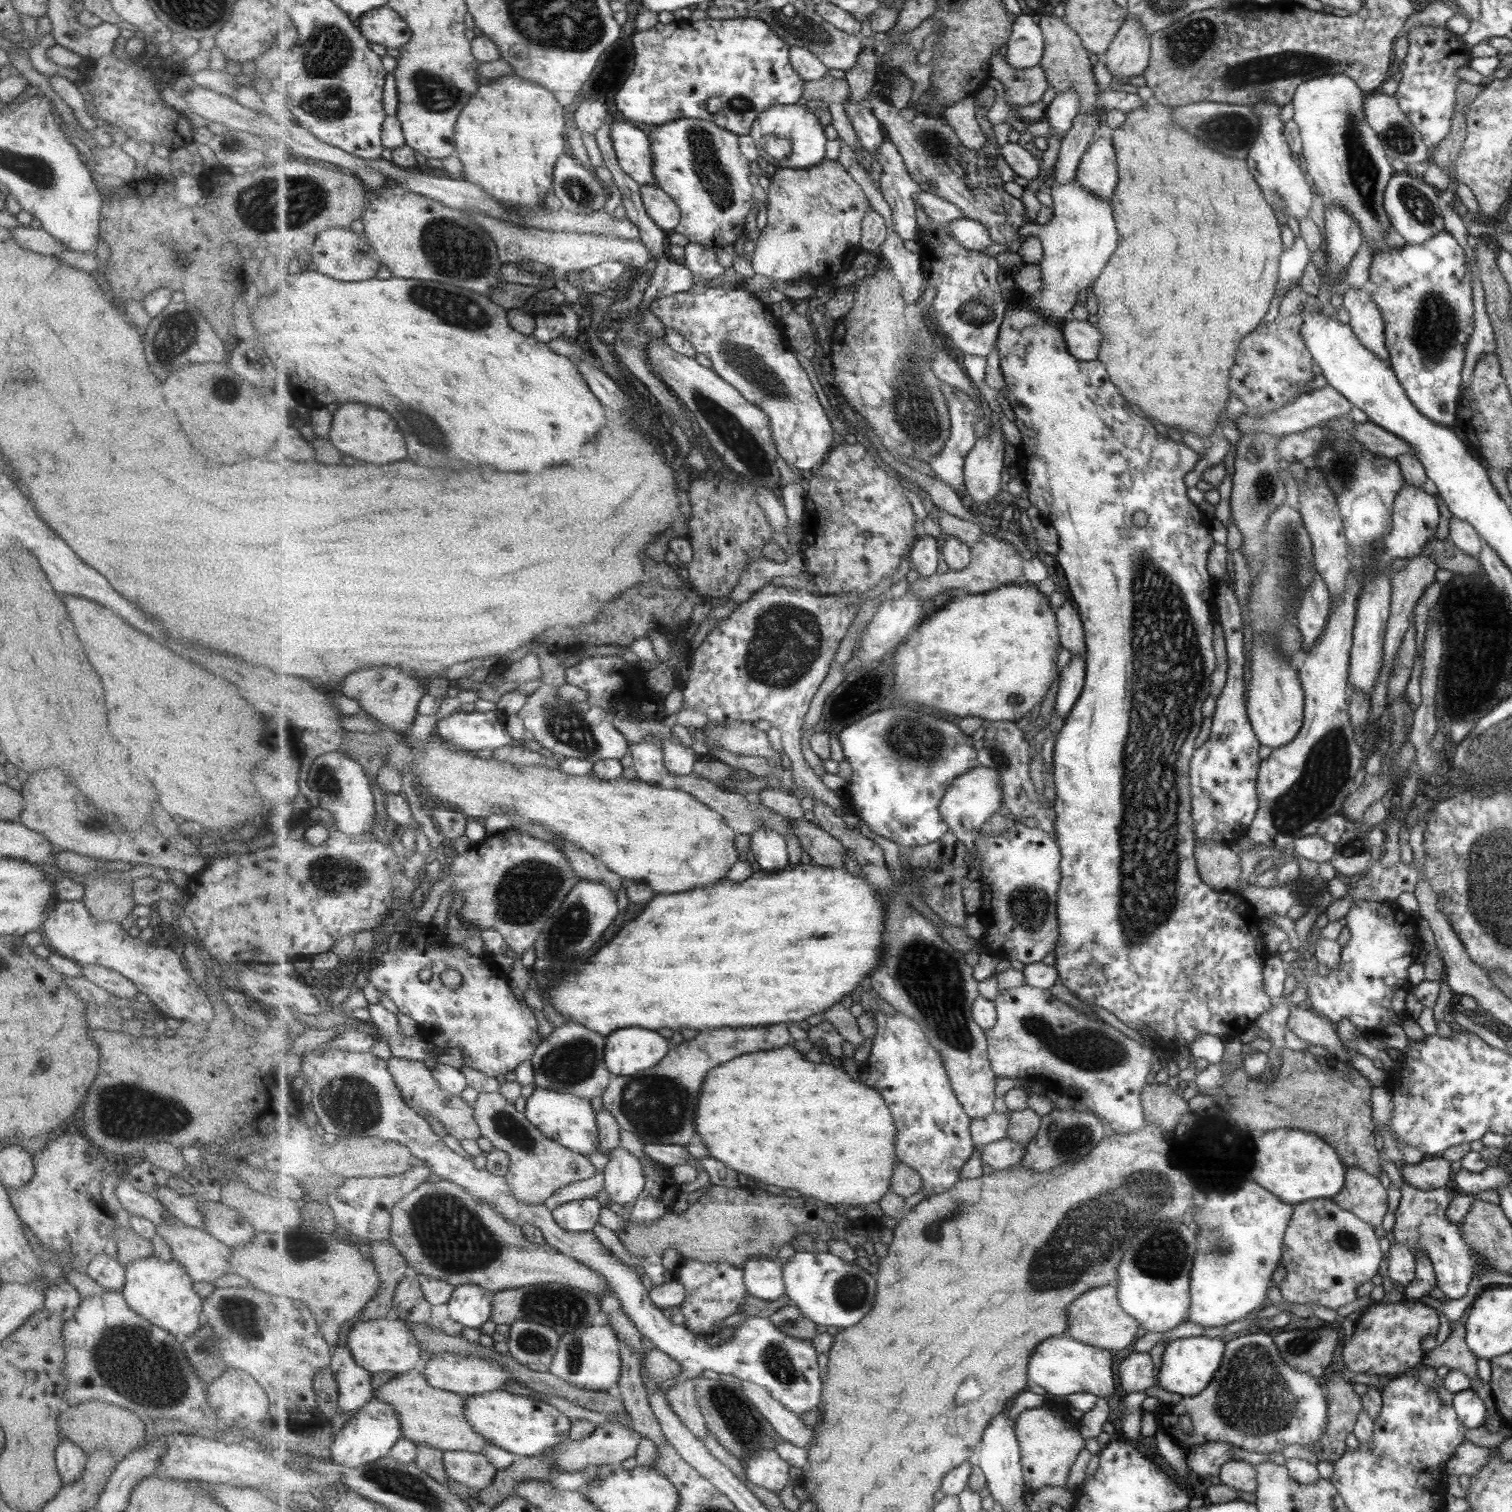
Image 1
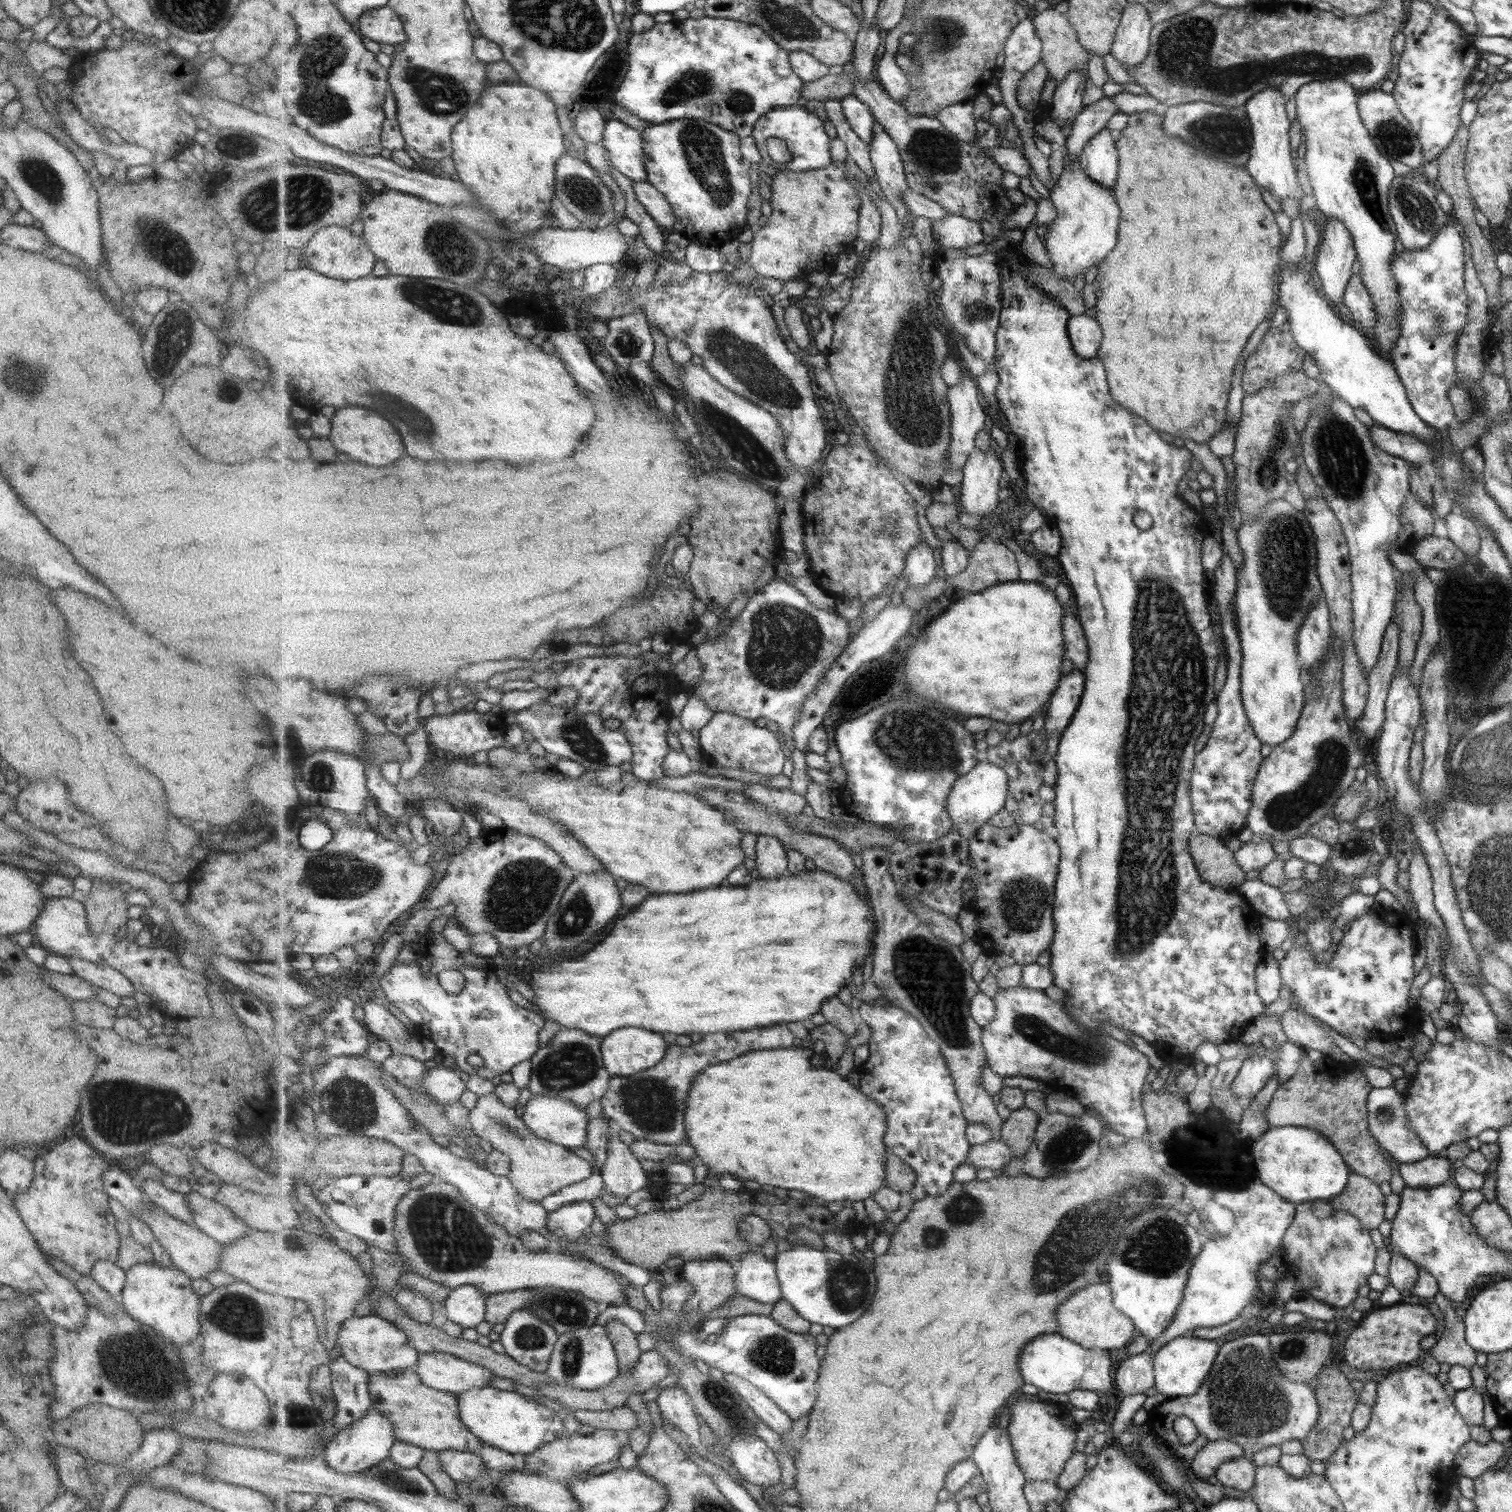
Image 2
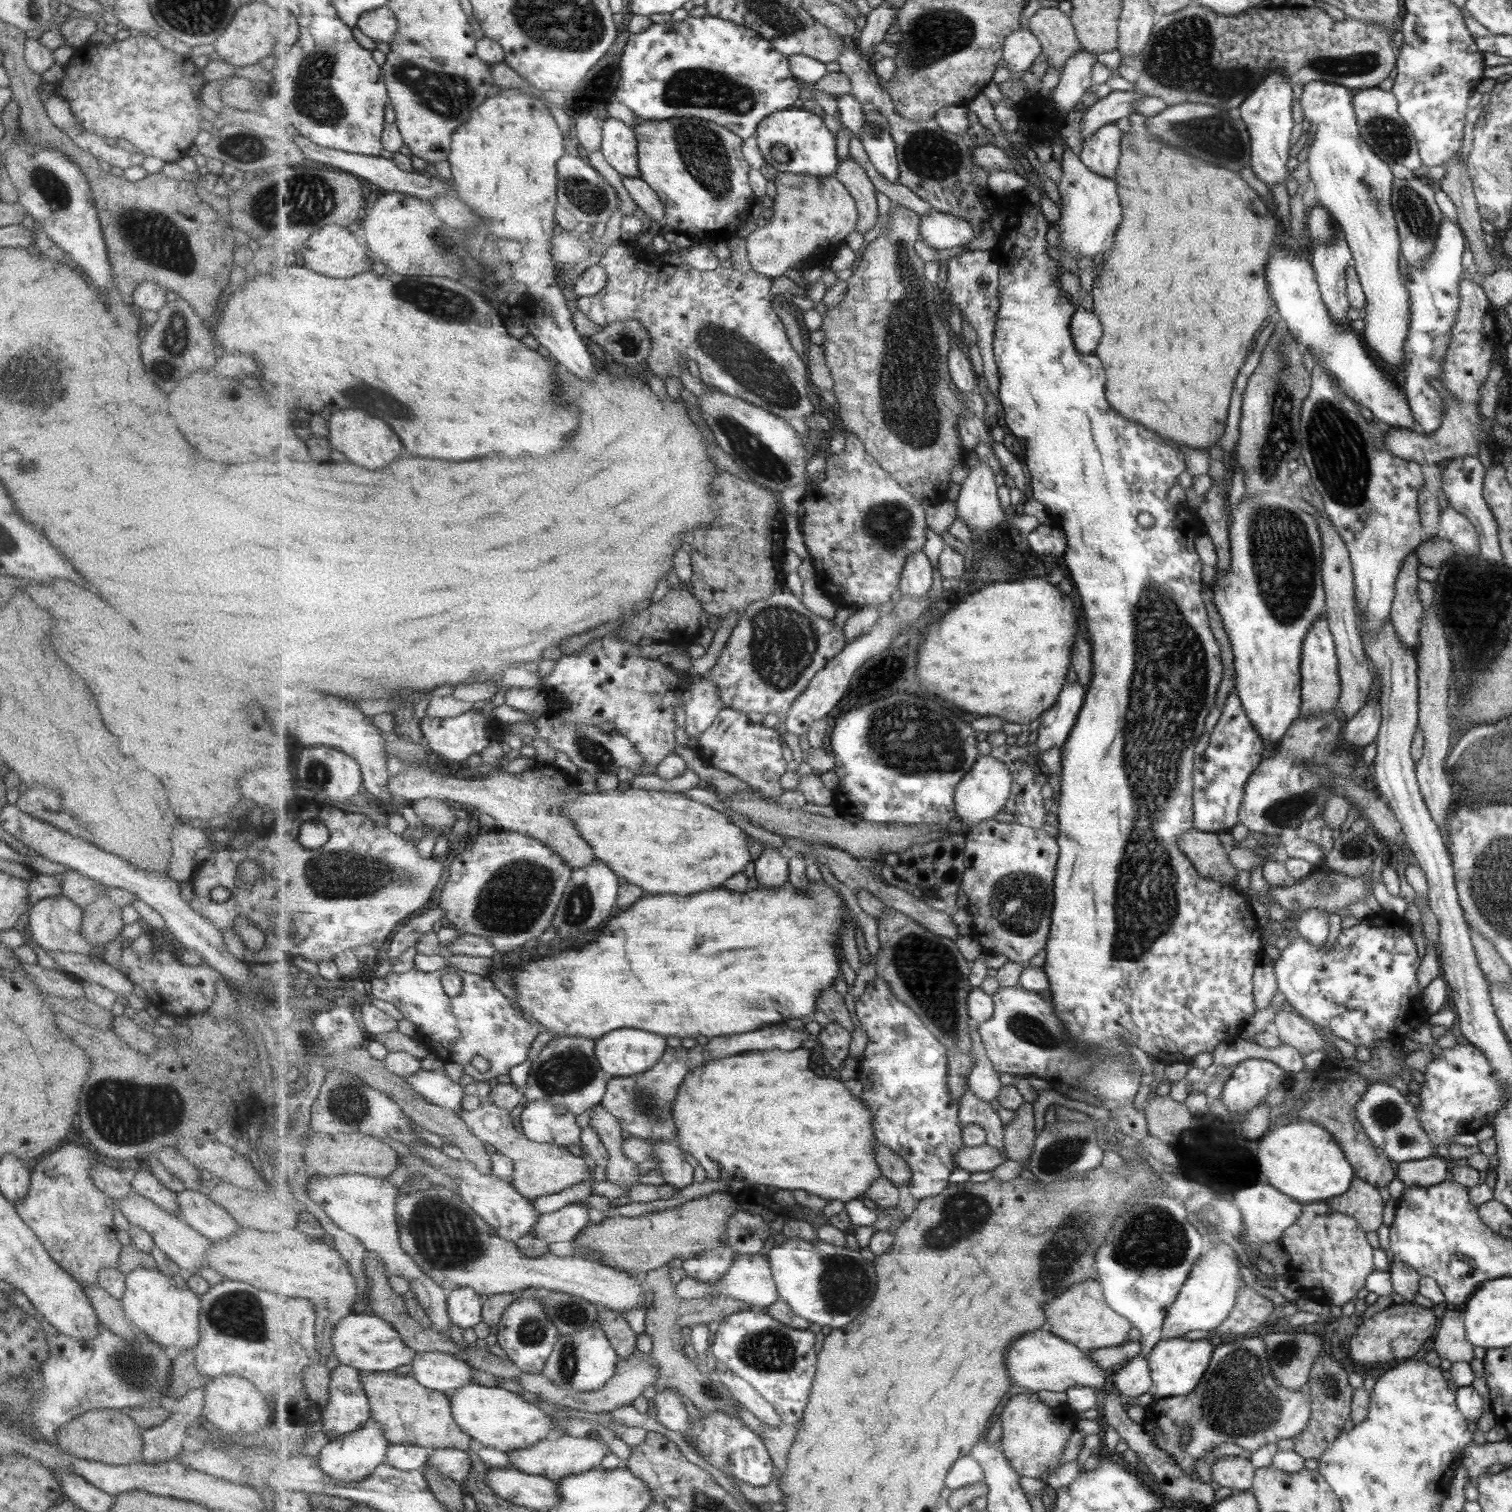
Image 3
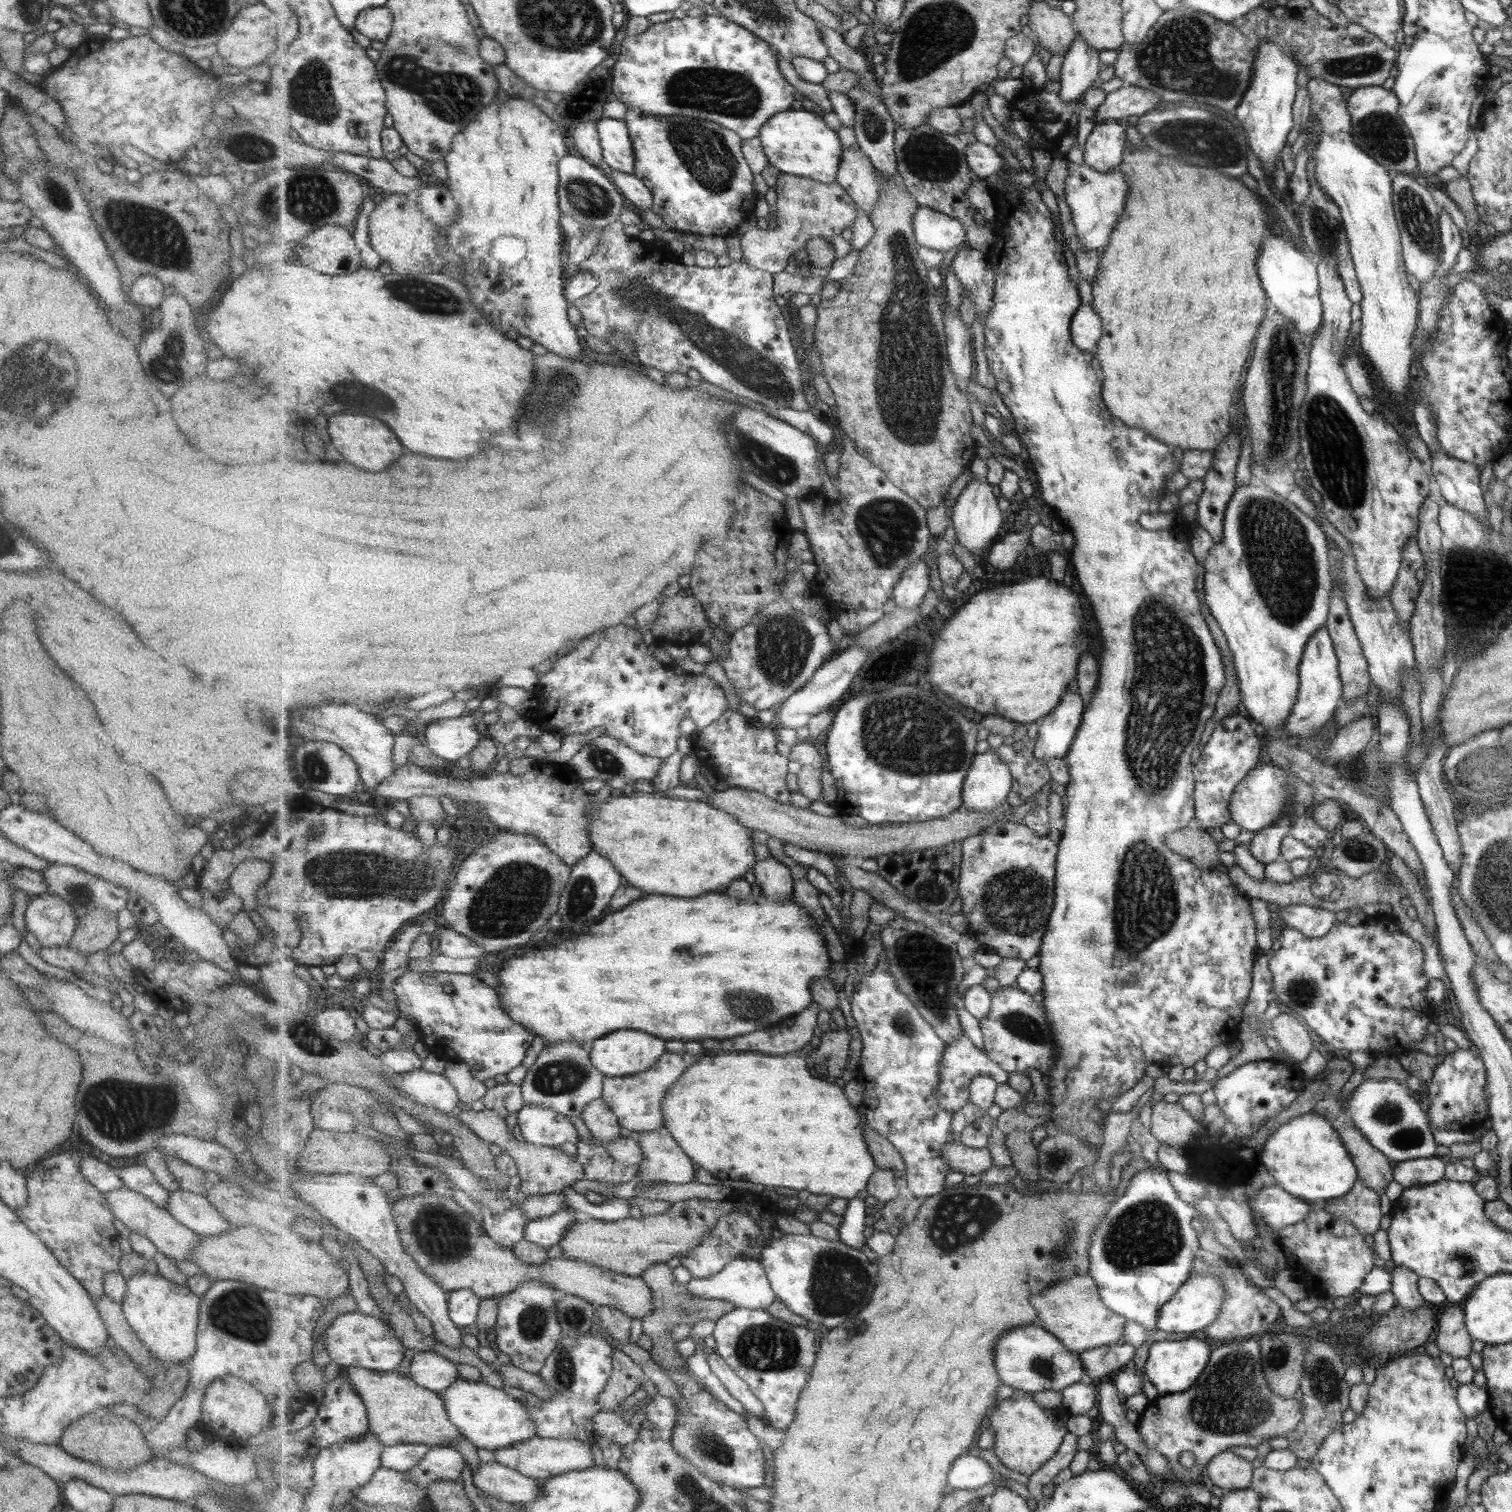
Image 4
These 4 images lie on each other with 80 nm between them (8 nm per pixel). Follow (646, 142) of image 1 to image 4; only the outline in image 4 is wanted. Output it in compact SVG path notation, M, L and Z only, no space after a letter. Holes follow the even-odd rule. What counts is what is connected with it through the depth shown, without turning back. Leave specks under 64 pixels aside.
M603 115L597 123L604 162L615 170L635 174L636 152L626 121Z

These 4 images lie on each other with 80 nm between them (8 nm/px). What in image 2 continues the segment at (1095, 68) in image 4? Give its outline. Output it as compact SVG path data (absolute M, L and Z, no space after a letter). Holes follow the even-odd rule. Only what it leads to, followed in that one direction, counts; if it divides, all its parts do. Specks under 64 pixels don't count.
M1073 69L1063 82L1057 84L1051 102L1051 118L1060 128L1071 116L1077 116L1082 111L1081 96L1089 82L1083 71Z

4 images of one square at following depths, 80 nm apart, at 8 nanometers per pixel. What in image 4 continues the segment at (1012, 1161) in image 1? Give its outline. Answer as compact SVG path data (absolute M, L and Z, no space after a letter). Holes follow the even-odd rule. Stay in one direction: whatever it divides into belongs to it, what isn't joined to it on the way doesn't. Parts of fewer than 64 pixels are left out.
M957 1141L945 1145L943 1161L951 1171L973 1176L982 1175L995 1164L989 1150L970 1148Z

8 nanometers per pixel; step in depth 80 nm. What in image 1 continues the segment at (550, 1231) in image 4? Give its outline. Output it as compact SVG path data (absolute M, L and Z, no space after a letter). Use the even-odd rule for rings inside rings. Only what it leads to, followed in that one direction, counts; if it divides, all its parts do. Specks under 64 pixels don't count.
M595 1199L579 1200L556 1208L553 1217L557 1225L569 1232L590 1232L601 1223L601 1202Z

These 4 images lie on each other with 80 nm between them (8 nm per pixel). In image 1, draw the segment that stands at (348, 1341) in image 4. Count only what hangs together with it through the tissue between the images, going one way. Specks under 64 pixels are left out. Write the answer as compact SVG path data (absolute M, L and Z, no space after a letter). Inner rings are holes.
M396 1316L357 1321L348 1332L346 1346L352 1352L355 1362L370 1373L393 1372L396 1376L420 1368L424 1355L420 1342L415 1338L407 1321Z

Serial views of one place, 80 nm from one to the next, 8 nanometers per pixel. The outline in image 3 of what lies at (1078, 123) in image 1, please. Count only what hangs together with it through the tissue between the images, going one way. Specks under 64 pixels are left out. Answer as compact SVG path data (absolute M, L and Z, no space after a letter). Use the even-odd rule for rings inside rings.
M1112 91L1097 99L1087 108L1080 120L1080 138L1083 142L1100 126L1114 123L1119 118L1127 118L1134 113L1133 102L1142 98L1137 91Z

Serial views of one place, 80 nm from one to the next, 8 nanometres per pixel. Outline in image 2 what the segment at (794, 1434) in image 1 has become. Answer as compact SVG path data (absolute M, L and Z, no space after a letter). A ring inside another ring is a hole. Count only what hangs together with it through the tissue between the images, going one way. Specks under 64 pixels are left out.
M731 1375L728 1379L733 1383L737 1392L754 1408L755 1414L770 1429L778 1435L791 1432L793 1419L777 1406L760 1388L752 1382L745 1380L742 1376Z

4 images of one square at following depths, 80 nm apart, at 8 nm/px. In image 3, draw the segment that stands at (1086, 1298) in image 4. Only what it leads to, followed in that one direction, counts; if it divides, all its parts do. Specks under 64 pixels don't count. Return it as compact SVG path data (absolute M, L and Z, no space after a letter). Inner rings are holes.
M1083 1280L1081 1284L1075 1284L1061 1296L1053 1298L1053 1302L1049 1300L1044 1310L1048 1316L1047 1329L1084 1351L1119 1346L1124 1343L1127 1331L1132 1327L1125 1317L1108 1307L1104 1292L1096 1280Z

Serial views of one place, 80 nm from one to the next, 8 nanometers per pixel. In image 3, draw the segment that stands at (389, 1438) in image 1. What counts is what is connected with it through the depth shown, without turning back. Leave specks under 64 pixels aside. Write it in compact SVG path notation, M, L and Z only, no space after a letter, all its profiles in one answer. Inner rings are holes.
M372 1418L357 1431L344 1434L335 1441L318 1443L314 1453L318 1455L319 1464L326 1476L343 1482L353 1482L367 1480L387 1459L389 1446L391 1443L385 1436L382 1424Z

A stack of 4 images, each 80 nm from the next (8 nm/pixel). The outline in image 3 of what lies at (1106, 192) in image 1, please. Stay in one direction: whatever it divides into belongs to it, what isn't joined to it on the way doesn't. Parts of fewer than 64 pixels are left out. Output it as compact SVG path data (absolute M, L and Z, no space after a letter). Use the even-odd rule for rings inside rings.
M1115 123L1100 126L1081 143L1080 157L1084 165L1099 176L1114 178L1119 166L1120 140L1123 133Z

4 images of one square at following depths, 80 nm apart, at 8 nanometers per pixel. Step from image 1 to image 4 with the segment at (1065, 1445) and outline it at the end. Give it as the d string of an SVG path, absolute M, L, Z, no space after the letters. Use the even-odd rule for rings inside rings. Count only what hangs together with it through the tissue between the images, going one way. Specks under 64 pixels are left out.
M1014 1390L1010 1397L997 1402L987 1418L987 1426L995 1432L993 1448L1002 1464L1015 1472L1031 1476L1057 1454L1060 1444L1069 1434L1065 1423L1067 1419L1060 1418L1059 1408L1039 1406L1033 1400L1033 1393Z

